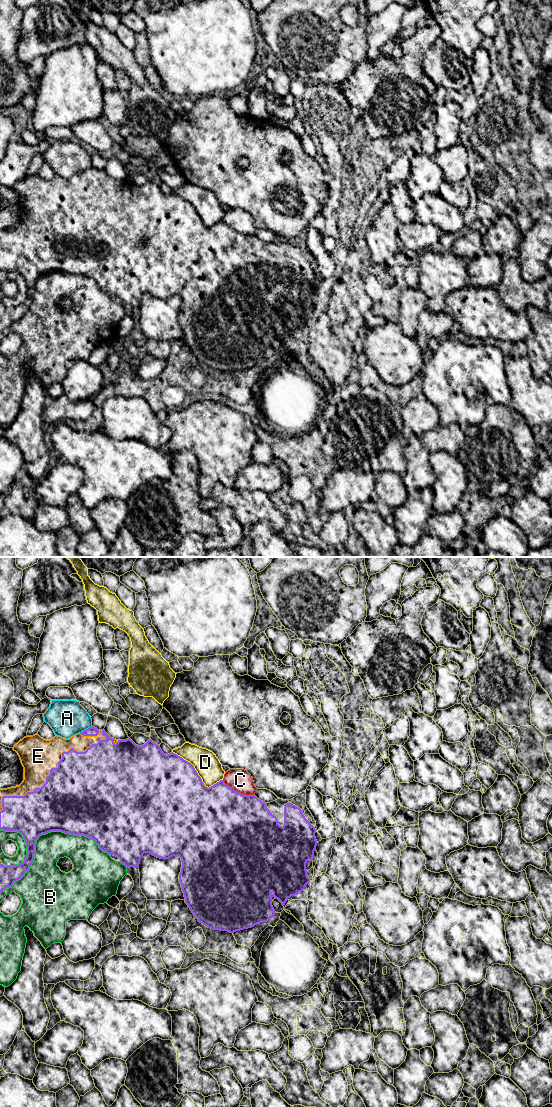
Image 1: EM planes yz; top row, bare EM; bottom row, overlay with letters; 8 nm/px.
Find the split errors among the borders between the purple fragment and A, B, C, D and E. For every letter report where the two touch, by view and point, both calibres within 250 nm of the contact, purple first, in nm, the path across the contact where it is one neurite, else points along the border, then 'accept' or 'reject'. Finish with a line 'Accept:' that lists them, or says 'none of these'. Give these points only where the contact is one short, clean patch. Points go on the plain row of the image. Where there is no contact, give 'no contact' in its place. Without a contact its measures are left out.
A: yz (86, 169) | 80/300 nm | along yz (91, 165), (80, 173) | reject
B: yz (44, 273) | 400/240 nm | reject
C: yz (238, 232) | 500/180 nm | reject
D: yz (197, 214) | 500/200 nm | reject
E: yz (51, 209) | 480/300 nm | accept
Accept: E

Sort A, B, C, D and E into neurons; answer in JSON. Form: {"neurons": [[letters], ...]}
{"neurons": [["A"], ["B"], ["C"], ["D"], ["E"]]}

